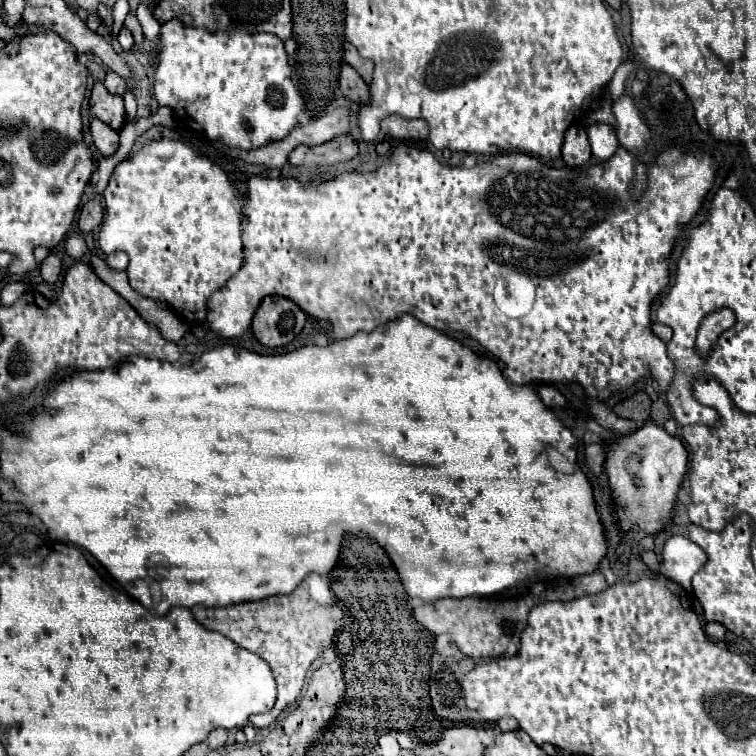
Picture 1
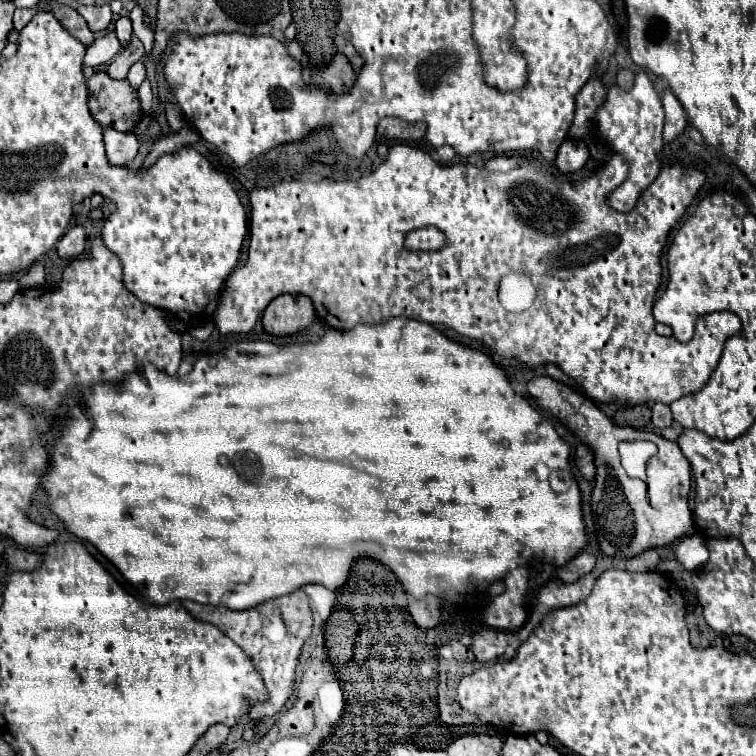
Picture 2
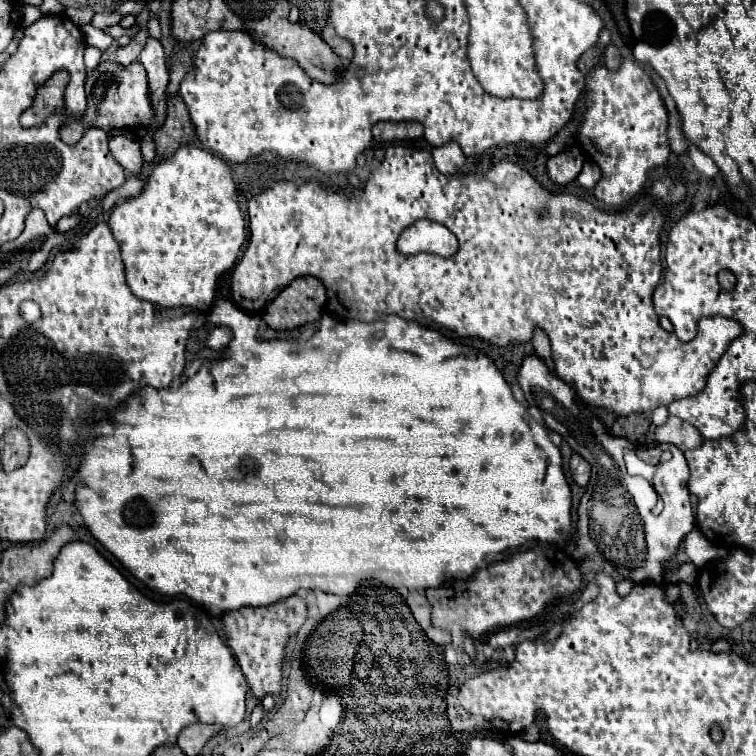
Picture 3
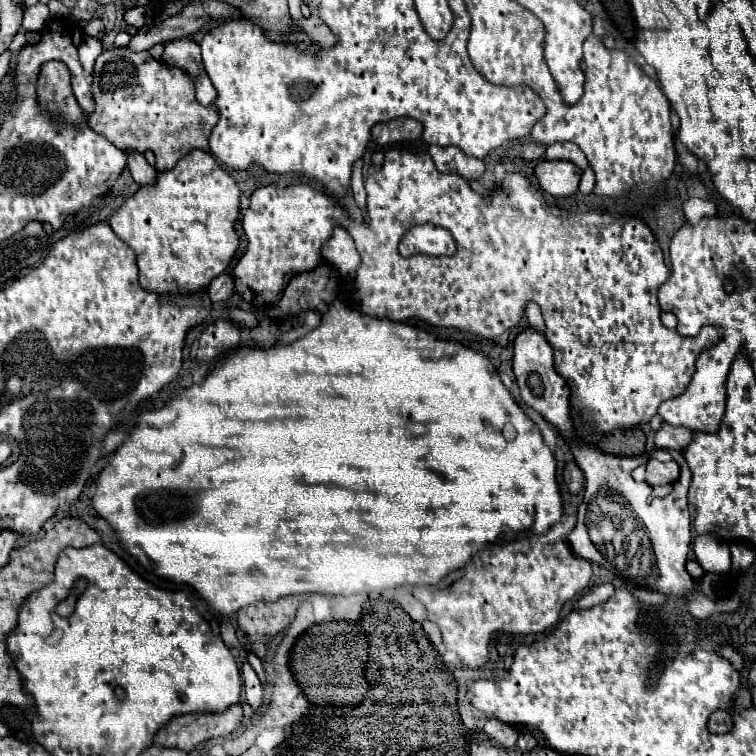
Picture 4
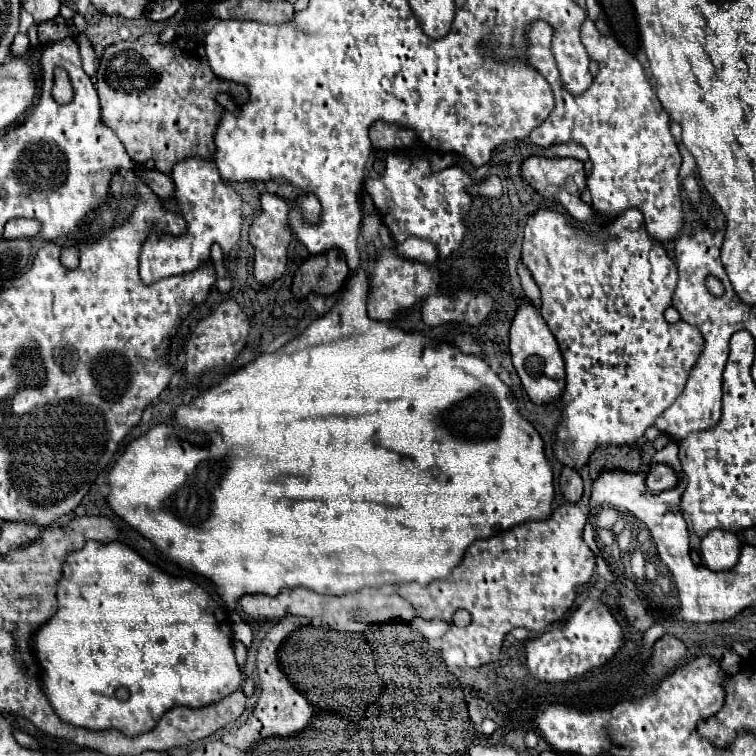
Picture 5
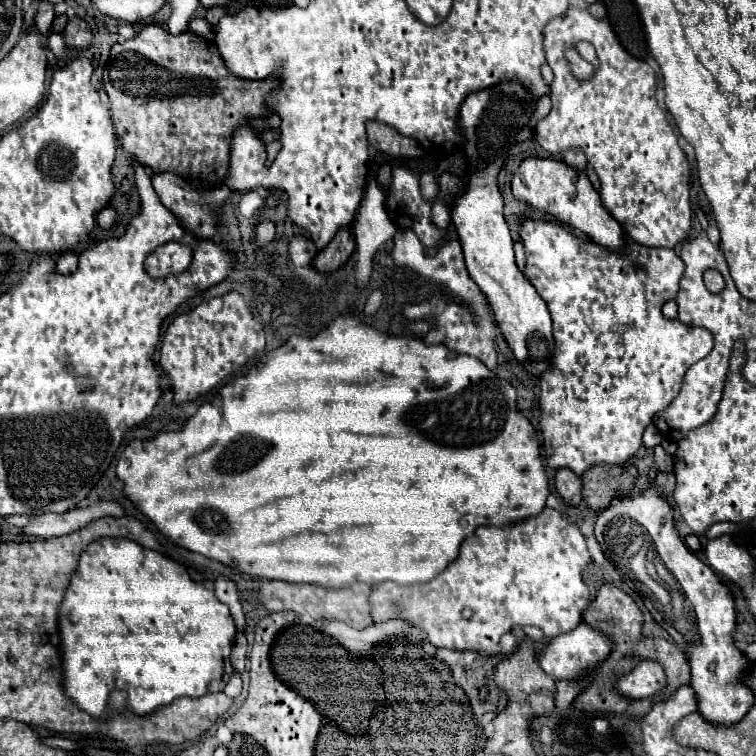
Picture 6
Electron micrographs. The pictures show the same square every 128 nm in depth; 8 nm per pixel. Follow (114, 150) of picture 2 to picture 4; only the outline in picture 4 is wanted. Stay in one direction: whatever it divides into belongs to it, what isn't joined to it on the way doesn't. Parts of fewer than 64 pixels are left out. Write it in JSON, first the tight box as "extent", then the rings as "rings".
{"extent":[128,152,156,186],"rings":[[[128,152],[128,168],[132,172],[132,178],[134,182],[138,182],[140,186],[146,186],[146,184],[152,184],[156,180],[156,168],[152,168],[146,158],[140,154],[140,152]]]}

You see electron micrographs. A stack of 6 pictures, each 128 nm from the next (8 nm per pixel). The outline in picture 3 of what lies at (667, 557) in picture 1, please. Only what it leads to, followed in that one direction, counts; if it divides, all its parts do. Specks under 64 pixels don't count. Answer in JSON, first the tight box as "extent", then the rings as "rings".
{"extent":[684,530,726,568],"rings":[[[692,530],[692,532],[684,538],[684,552],[686,552],[688,560],[690,560],[696,568],[702,568],[704,564],[716,560],[718,556],[724,556],[726,548],[710,544],[700,530]]]}

